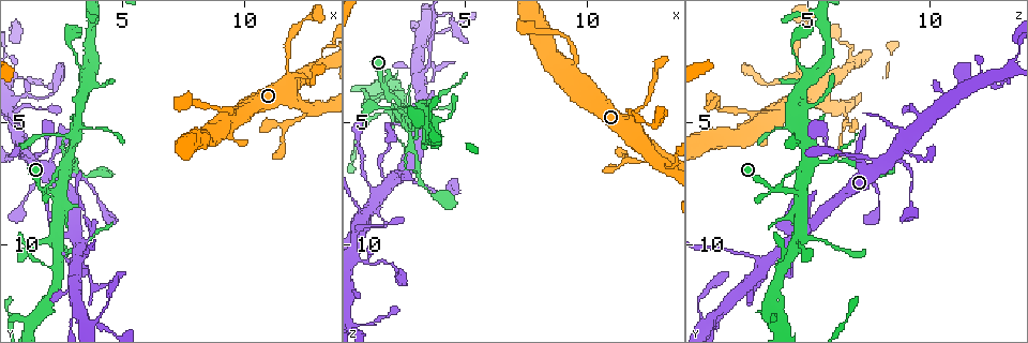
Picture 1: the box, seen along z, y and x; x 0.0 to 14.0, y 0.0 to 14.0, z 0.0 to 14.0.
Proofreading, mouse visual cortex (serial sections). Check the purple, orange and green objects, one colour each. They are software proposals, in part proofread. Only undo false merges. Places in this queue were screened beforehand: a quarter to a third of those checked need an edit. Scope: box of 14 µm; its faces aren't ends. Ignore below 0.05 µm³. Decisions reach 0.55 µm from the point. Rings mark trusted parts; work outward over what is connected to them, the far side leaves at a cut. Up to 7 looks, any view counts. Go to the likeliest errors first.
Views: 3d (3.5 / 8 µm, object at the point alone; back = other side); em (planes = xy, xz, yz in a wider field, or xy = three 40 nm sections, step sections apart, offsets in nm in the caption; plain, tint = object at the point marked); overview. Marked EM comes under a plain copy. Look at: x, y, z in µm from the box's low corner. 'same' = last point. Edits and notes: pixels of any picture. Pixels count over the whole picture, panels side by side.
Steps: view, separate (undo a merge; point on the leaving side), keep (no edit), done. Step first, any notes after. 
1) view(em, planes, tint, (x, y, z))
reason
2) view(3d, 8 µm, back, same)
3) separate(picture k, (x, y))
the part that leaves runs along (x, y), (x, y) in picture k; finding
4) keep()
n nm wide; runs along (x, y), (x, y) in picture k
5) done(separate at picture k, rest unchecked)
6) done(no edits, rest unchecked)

view(3d, 8 µm, (9.5, 4.8, 2.9))
a narrow waist

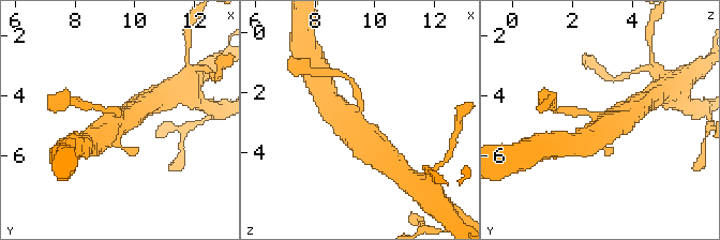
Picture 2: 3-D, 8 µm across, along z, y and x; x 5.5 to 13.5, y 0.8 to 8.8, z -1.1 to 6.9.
view(em, xy, step 3, tint, (9.5, 4.8, 3.0))

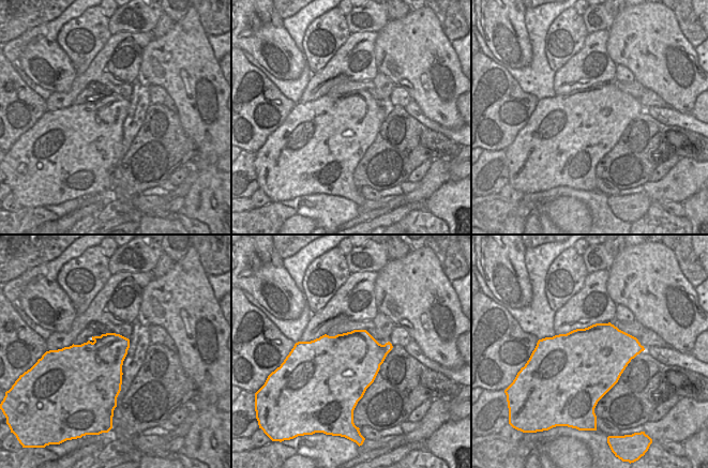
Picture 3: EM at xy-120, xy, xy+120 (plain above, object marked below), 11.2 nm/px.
keep()
runs along (369, 147), (330, 105) in picture 2; one cell here

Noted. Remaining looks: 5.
view(3d, 3.5 µm, back, (3.7, 9.7, 4.3))
abrupt turn

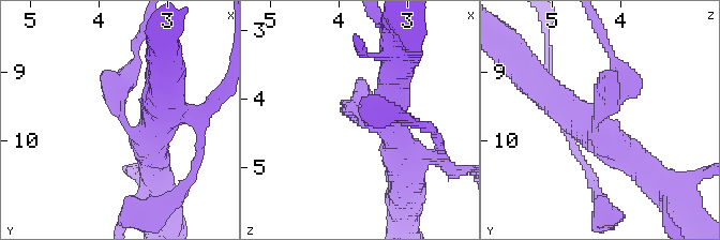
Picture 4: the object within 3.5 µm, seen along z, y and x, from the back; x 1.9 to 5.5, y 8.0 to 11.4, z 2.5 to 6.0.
keep()
arms of 300, 450, 450 nm; runs along (564, 107), (594, 131), (616, 65) in picture 4; all the same cell

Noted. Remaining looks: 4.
view(3d, 8 µm, (1.6, 6.6, 7.2))
thick turns thin

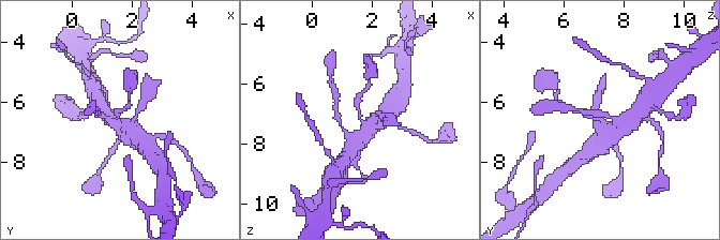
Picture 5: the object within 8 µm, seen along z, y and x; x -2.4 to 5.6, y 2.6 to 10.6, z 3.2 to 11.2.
view(3d, 3.5 µm, (1.7, 6.5, 7.1))

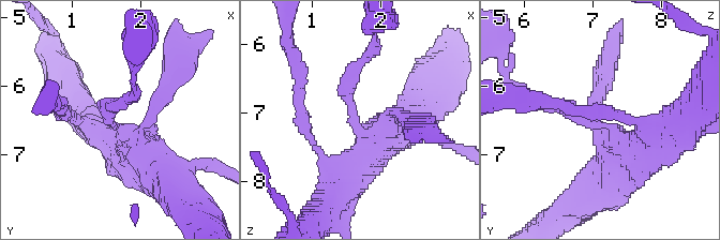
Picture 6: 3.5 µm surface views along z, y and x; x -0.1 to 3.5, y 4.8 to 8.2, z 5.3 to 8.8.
view(em, xy, step 2, tint, (1.65, 6.55, 7.10))

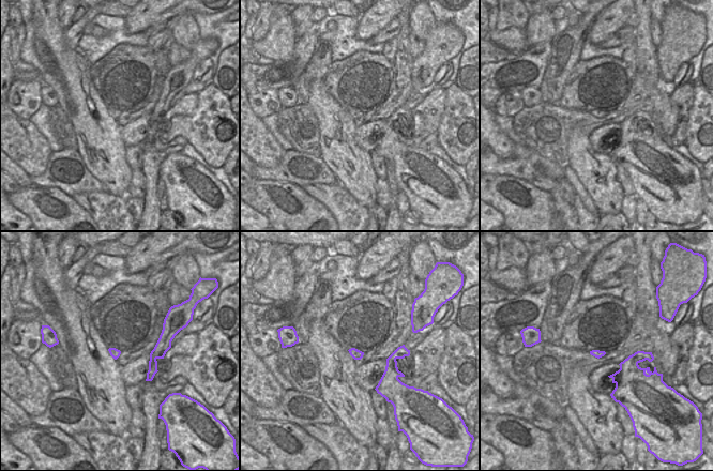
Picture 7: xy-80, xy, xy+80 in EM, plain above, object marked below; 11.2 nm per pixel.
keep()
120 nm wide; runs along (611, 173), (625, 156), (611, 126), (544, 103) in picture 6; all the same cell

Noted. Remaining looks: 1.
done(no edits, rest unchecked)

